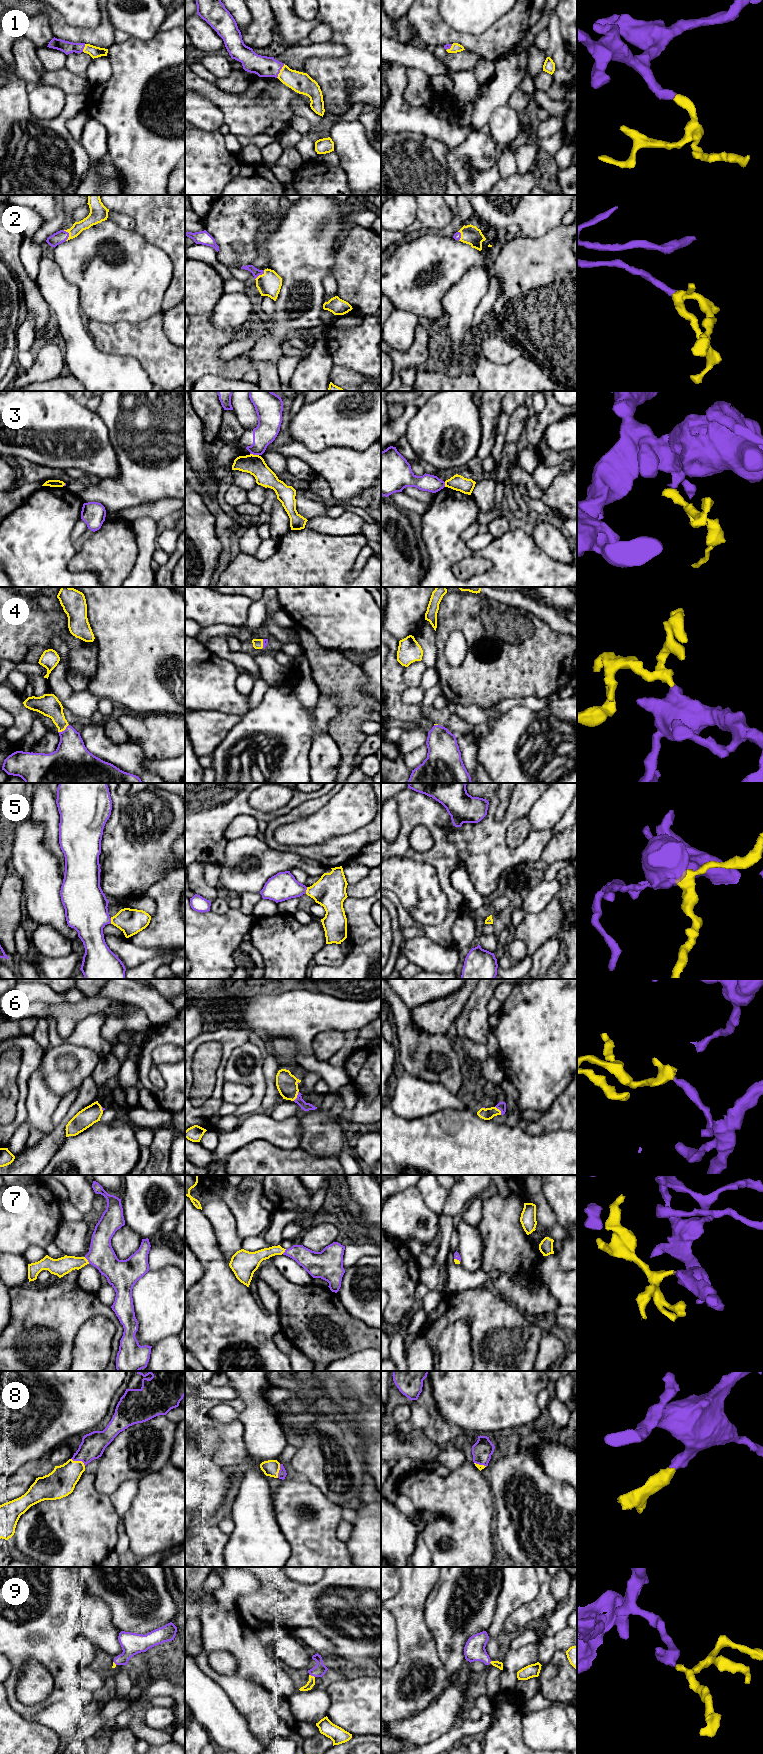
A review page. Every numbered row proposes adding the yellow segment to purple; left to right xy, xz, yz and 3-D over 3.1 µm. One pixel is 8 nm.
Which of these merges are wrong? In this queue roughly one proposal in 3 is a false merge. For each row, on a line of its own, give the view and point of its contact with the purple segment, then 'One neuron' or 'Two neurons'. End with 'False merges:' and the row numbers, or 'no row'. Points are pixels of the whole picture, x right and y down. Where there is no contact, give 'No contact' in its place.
1: Touches purple at xz (279, 71). One neuron
2: Touches purple at xy (68, 234). One neuron
3: Touches purple at xz (254, 454). Two neurons
4: Touches purple at xy (64, 730). One neuron
5: Touches purple at xz (306, 889). One neuron
6: Touches purple at xz (297, 1096). One neuron
7: Touches purple at xy (87, 1259). One neuron
8: Touches purple at xy (78, 1460). One neuron
9: Touches purple at xz (312, 1675). One neuron
False merges: 3

